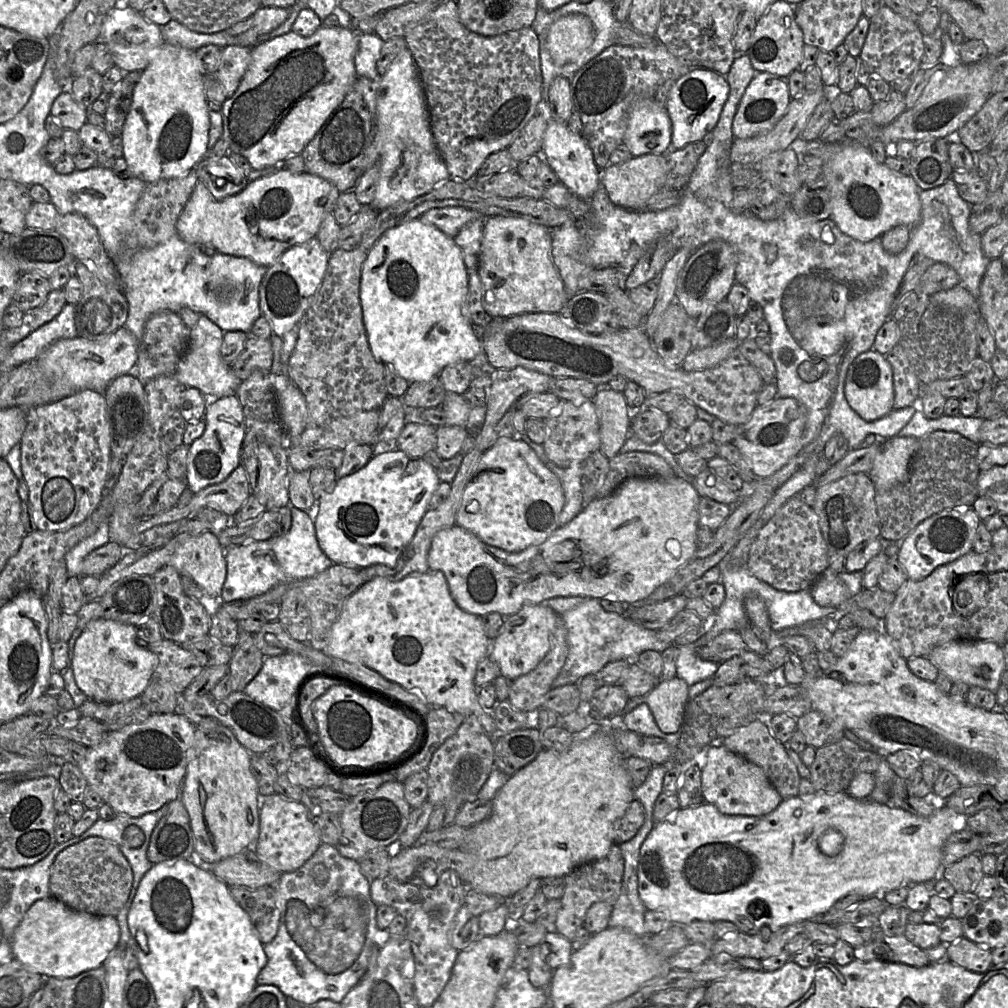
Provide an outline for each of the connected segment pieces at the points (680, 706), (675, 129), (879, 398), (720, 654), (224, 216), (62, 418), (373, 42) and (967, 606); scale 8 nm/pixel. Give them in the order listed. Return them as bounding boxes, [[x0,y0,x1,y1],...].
[[644,677,689,734],[665,68,729,149],[844,349,893,421],[697,630,746,664],[177,169,340,267],[21,390,111,532],[355,33,384,80],[952,573,988,617]]

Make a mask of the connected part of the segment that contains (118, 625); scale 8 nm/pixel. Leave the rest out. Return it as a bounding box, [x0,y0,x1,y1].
[69,618,157,703]

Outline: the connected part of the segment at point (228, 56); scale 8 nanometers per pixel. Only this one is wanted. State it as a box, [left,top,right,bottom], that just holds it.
[214,45,252,98]

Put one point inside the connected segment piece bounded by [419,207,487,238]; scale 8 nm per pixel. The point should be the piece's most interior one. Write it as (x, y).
(450, 220)

